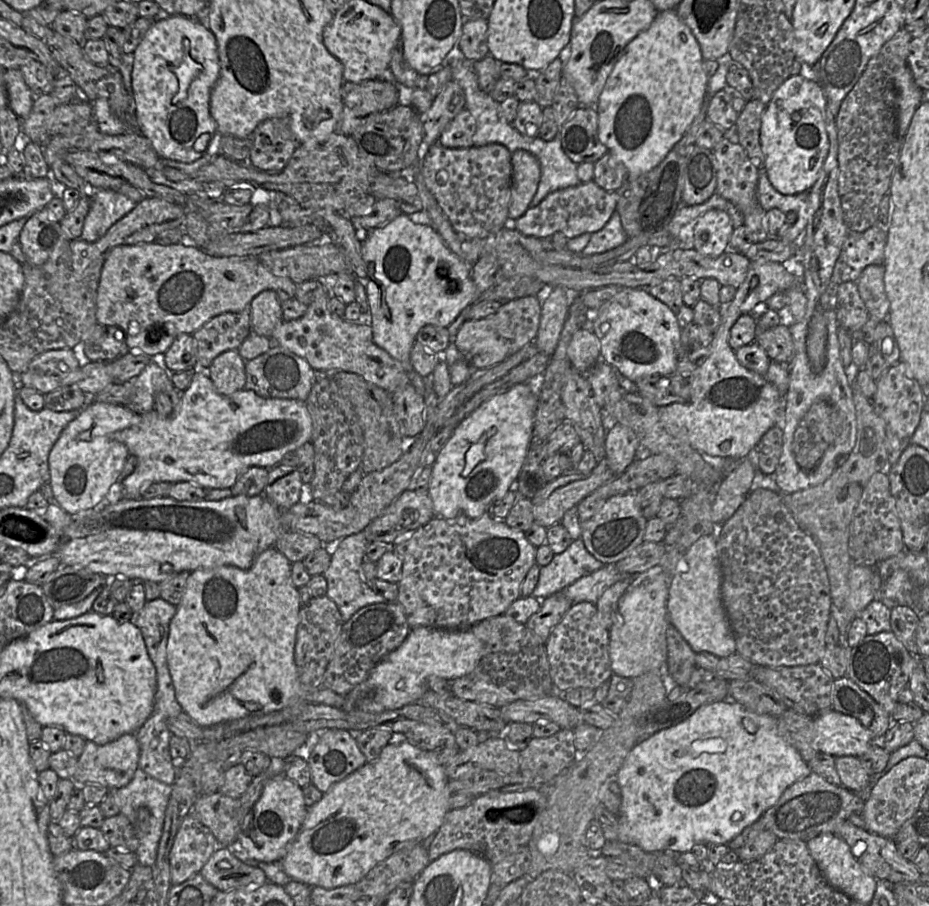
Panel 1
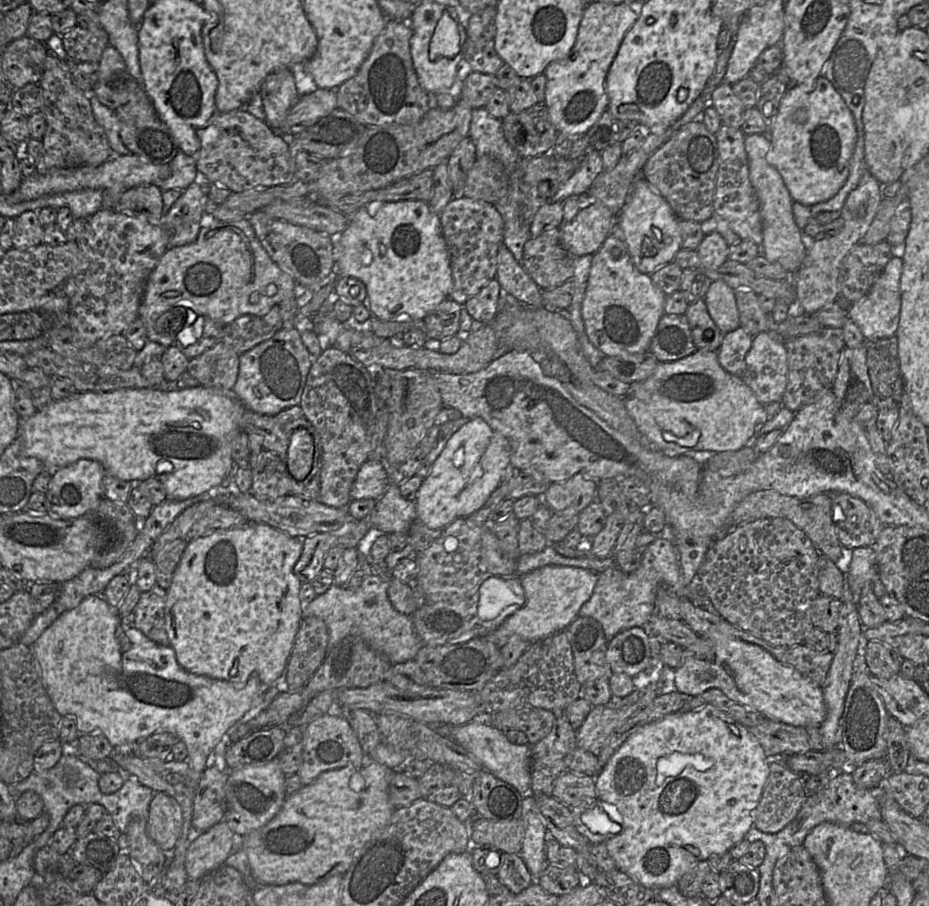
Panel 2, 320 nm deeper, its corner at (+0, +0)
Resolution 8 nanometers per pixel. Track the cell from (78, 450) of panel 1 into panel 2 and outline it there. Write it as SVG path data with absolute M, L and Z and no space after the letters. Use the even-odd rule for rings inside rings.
M82 458L74 463L59 468L52 476L46 498L49 503L49 513L55 518L73 519L85 514L92 514L98 502L103 497L103 479L106 471L96 460Z

